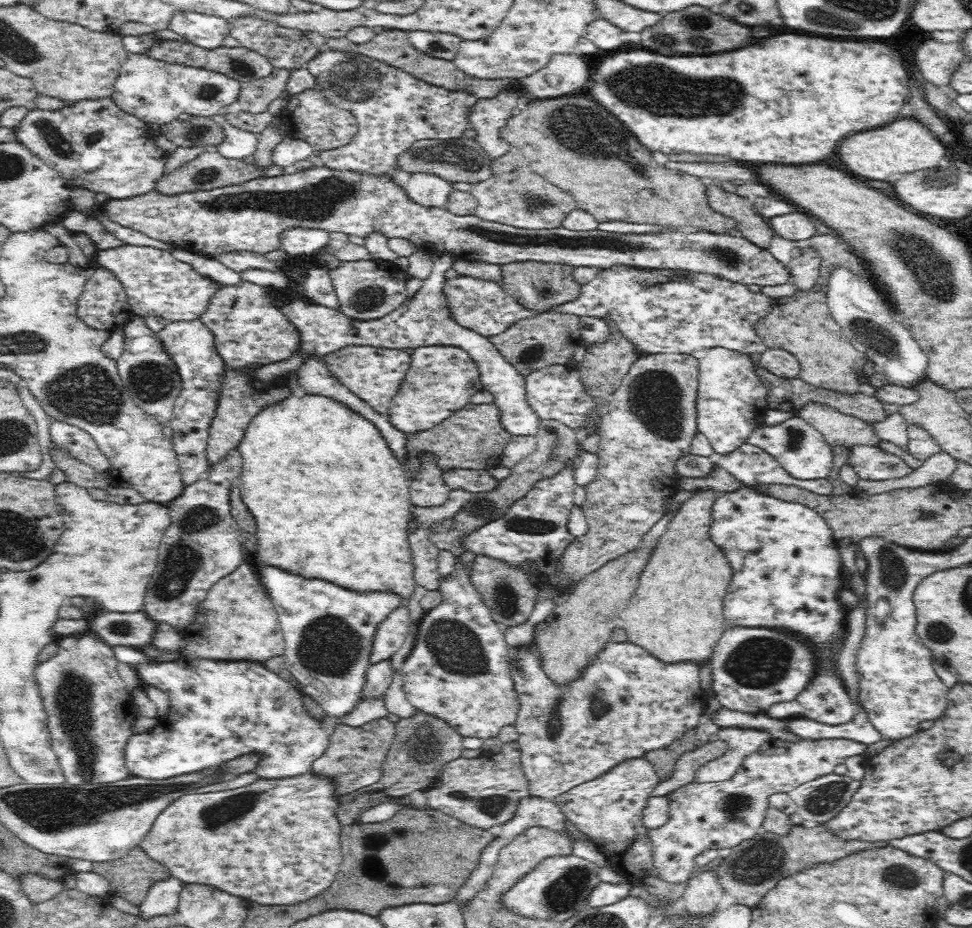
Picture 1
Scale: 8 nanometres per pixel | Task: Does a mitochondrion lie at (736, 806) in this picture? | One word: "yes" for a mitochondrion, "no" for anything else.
yes

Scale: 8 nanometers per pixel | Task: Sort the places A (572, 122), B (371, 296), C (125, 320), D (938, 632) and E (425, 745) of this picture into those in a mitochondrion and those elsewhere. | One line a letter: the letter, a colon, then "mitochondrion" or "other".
A: mitochondrion
B: mitochondrion
C: other
D: mitochondrion
E: mitochondrion

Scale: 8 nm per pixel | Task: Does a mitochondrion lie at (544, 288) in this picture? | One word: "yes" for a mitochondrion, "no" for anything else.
yes

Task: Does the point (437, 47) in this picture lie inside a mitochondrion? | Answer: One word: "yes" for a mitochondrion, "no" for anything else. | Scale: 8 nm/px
yes

